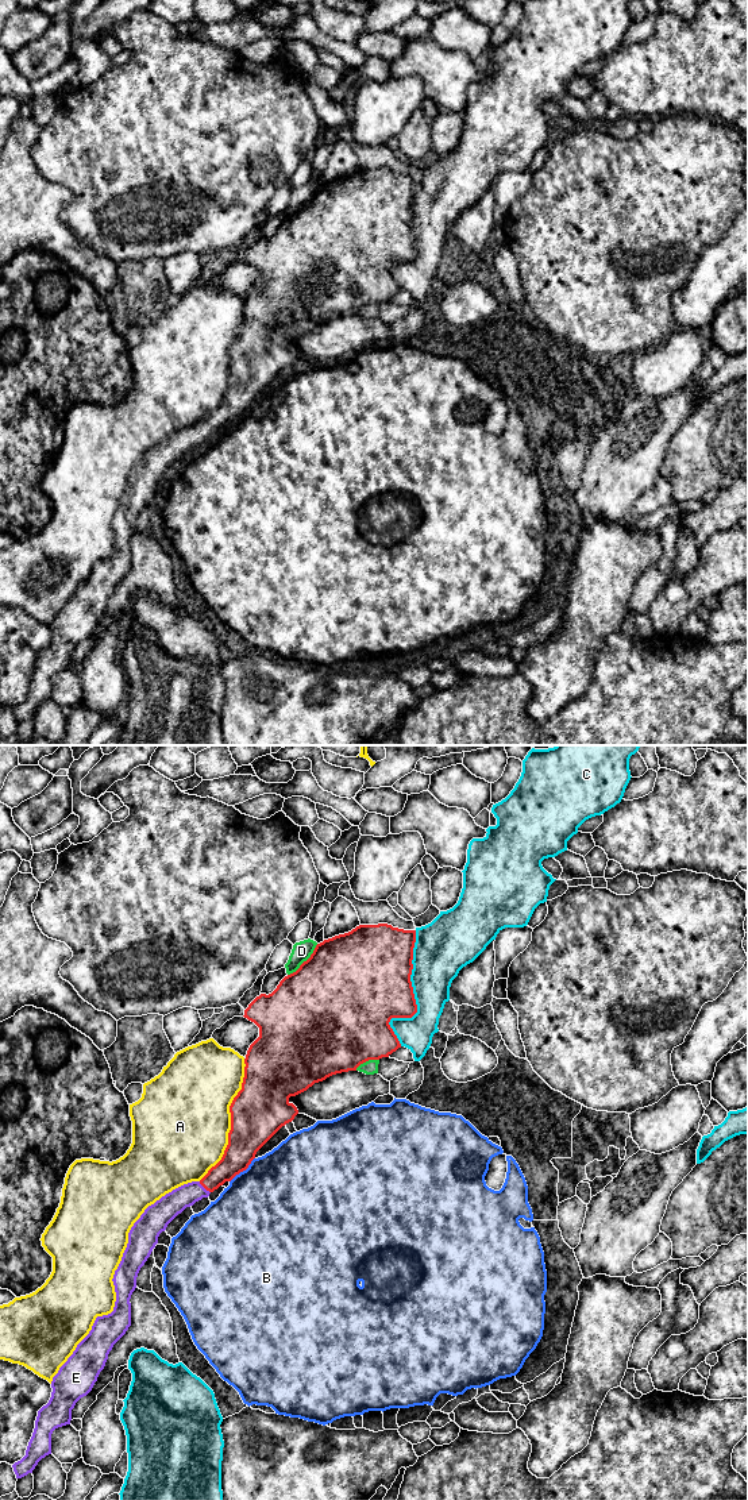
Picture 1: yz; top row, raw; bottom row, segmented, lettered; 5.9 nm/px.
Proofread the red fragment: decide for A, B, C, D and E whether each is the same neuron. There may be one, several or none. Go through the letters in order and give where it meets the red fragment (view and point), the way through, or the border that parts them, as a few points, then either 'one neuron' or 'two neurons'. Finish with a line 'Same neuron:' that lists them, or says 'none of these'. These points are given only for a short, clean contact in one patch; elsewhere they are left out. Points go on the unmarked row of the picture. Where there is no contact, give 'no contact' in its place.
A: contact yz (231, 363); two neurons
B: contact yz (243, 413); two neurons
C: contact yz (413, 240); two neurons
D: contact yz (304, 205); two neurons
E: contact yz (204, 431); way yz (235, 403), (204, 431), (180, 442), (168, 451); one neuron
Same neuron: E

